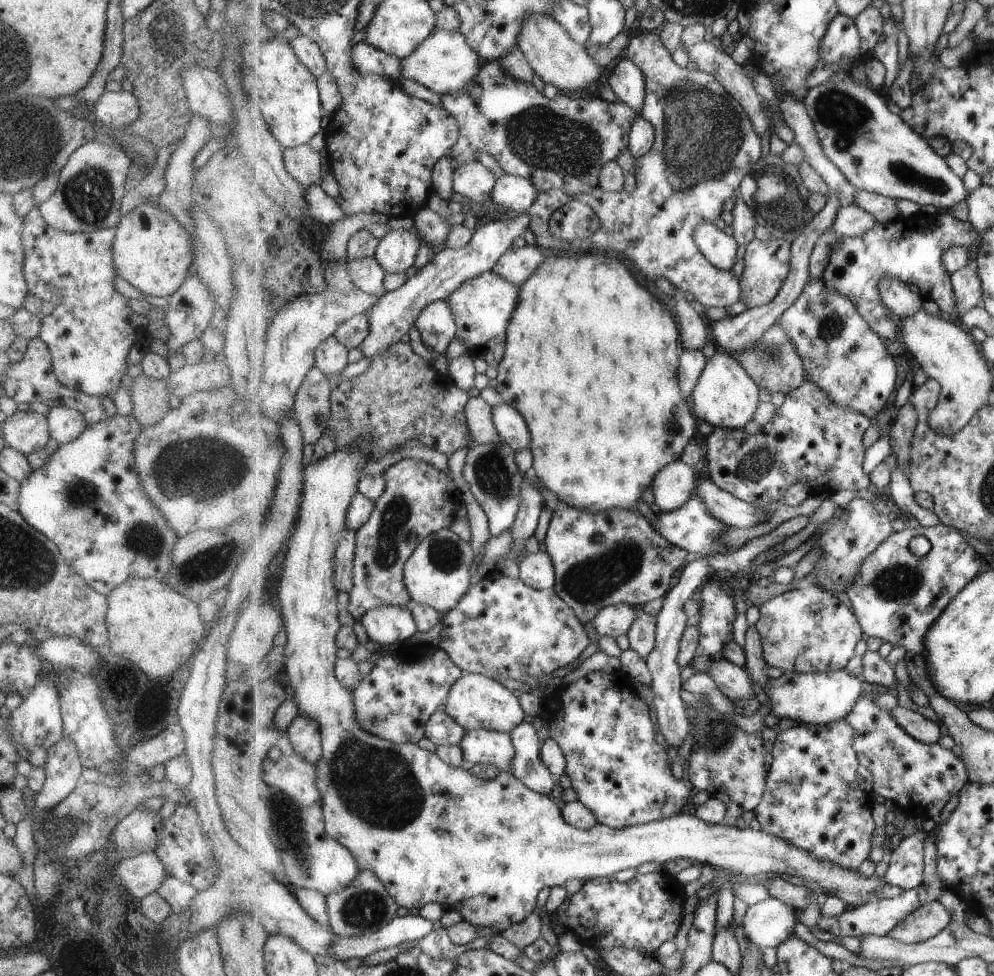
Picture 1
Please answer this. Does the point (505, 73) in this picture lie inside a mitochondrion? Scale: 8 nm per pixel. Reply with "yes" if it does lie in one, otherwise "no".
no

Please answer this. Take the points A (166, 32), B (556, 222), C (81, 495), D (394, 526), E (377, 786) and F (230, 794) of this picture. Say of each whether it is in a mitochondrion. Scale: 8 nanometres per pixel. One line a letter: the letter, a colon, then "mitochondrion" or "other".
A: mitochondrion
B: mitochondrion
C: mitochondrion
D: mitochondrion
E: mitochondrion
F: other

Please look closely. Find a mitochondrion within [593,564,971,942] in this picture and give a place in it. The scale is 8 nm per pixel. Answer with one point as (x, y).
(888, 745)

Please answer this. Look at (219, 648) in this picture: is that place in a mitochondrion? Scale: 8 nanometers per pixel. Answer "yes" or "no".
no

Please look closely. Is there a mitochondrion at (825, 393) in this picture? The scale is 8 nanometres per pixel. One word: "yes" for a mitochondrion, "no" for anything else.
no

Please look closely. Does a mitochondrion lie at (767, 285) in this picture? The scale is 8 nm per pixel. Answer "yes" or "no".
no

